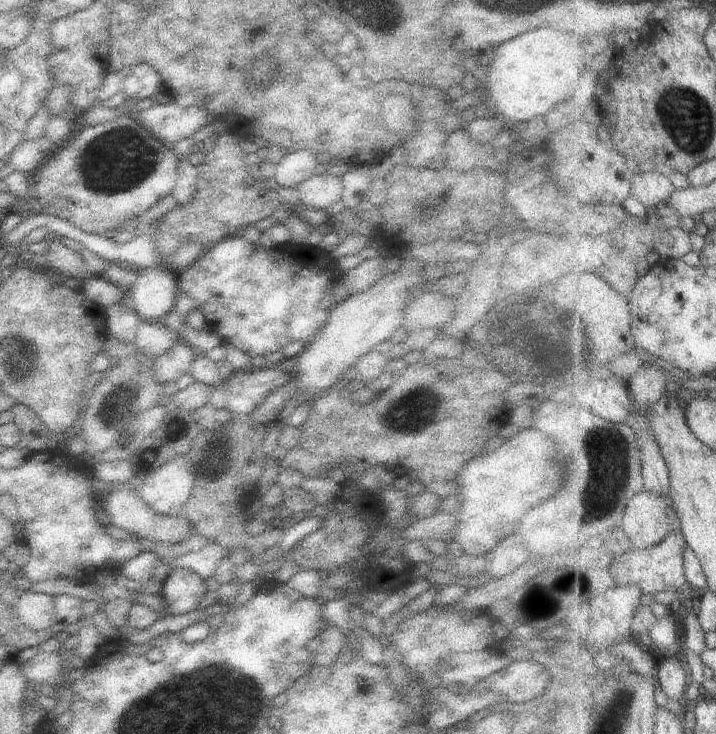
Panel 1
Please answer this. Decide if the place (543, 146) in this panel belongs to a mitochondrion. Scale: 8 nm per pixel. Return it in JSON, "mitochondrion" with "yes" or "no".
{"mitochondrion":"no"}

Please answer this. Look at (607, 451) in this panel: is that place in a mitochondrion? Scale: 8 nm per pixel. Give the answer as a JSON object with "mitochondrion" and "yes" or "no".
{"mitochondrion":"yes"}

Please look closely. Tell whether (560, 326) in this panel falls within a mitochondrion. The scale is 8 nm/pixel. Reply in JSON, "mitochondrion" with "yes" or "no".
{"mitochondrion":"yes"}

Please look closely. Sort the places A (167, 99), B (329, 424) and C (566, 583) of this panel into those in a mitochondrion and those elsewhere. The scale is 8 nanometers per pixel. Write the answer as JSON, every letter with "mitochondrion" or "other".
{"A":"other","B":"other","C":"mitochondrion"}

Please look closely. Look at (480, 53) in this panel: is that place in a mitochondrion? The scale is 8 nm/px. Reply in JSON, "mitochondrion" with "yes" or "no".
{"mitochondrion":"no"}

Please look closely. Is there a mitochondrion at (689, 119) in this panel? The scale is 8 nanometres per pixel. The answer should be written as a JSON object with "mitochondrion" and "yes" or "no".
{"mitochondrion":"yes"}

